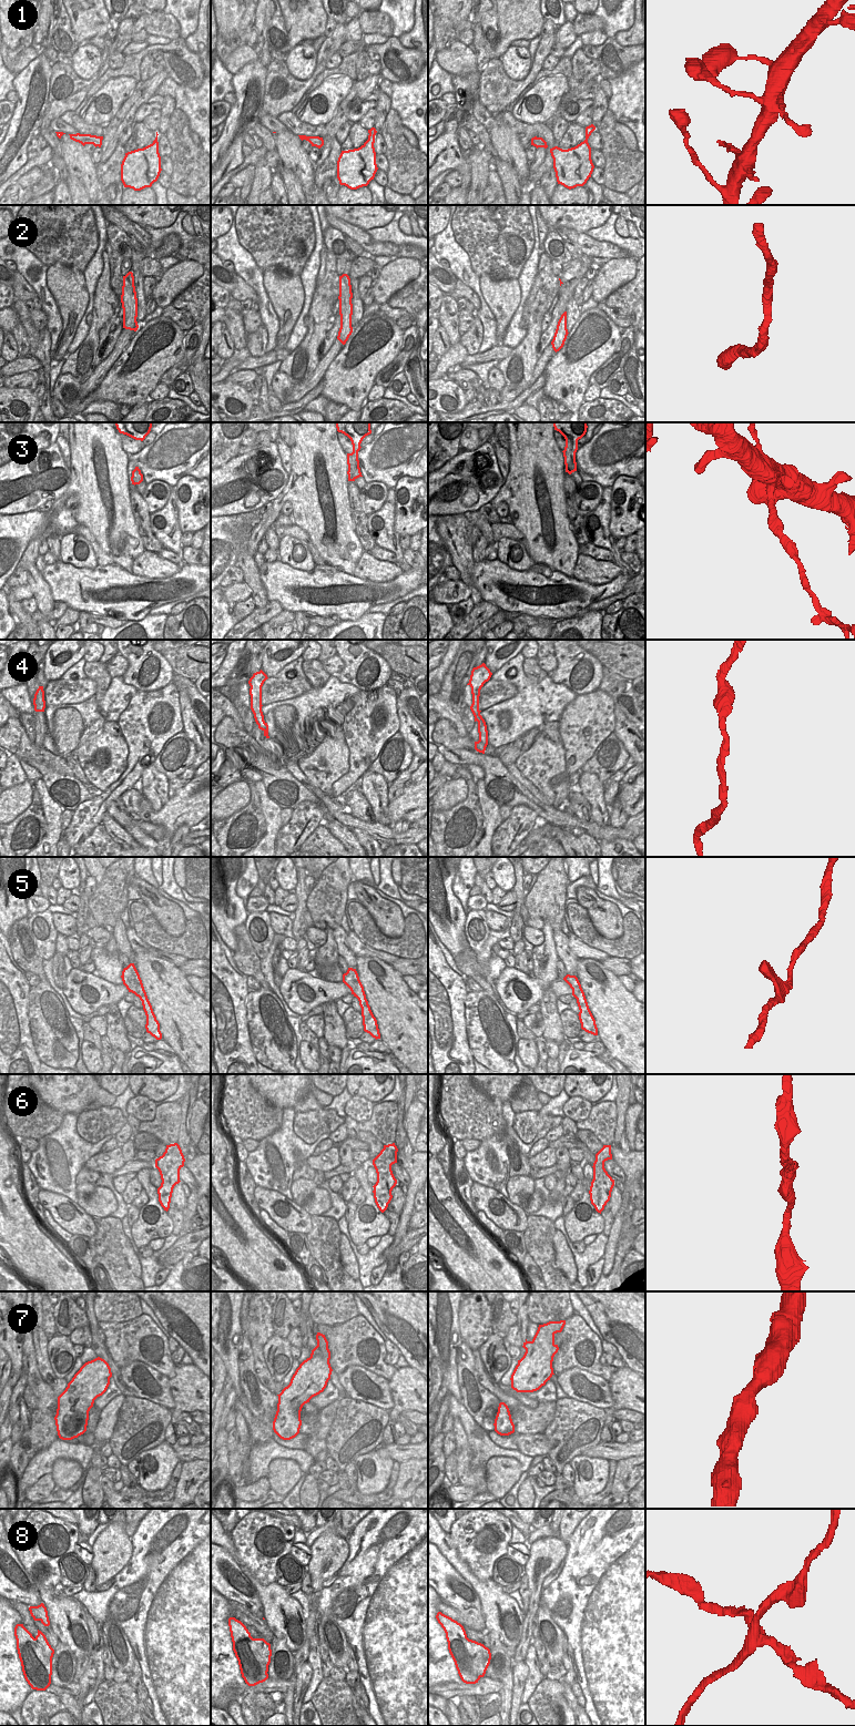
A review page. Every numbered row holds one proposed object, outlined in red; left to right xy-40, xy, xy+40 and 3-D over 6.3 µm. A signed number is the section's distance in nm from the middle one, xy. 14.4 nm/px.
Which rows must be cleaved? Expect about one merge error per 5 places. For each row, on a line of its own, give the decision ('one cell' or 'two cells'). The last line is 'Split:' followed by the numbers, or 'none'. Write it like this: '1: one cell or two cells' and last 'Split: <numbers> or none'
1: one cell
2: one cell
3: two cells
4: one cell
5: one cell
6: one cell
7: one cell
8: two cells
Split: 3, 8

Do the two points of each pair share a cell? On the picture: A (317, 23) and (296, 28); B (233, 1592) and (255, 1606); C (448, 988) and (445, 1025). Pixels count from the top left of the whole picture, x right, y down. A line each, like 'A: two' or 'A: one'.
A: one
B: one
C: one

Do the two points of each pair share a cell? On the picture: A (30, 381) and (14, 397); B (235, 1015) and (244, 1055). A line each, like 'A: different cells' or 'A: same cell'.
A: different cells
B: same cell

